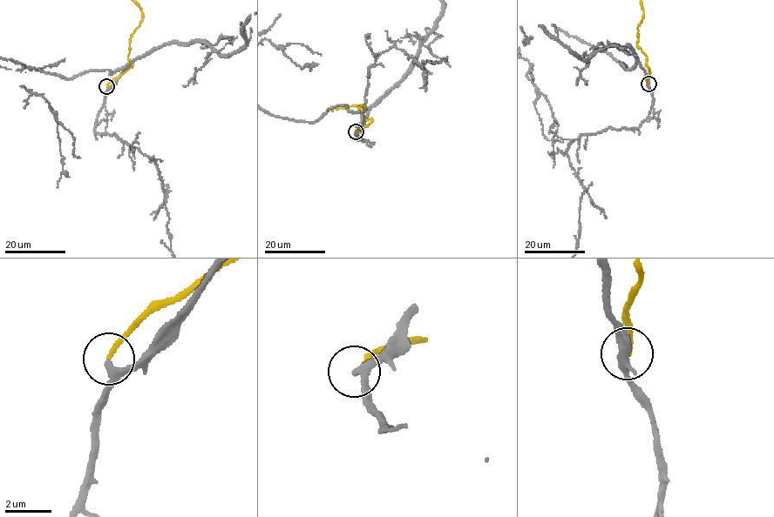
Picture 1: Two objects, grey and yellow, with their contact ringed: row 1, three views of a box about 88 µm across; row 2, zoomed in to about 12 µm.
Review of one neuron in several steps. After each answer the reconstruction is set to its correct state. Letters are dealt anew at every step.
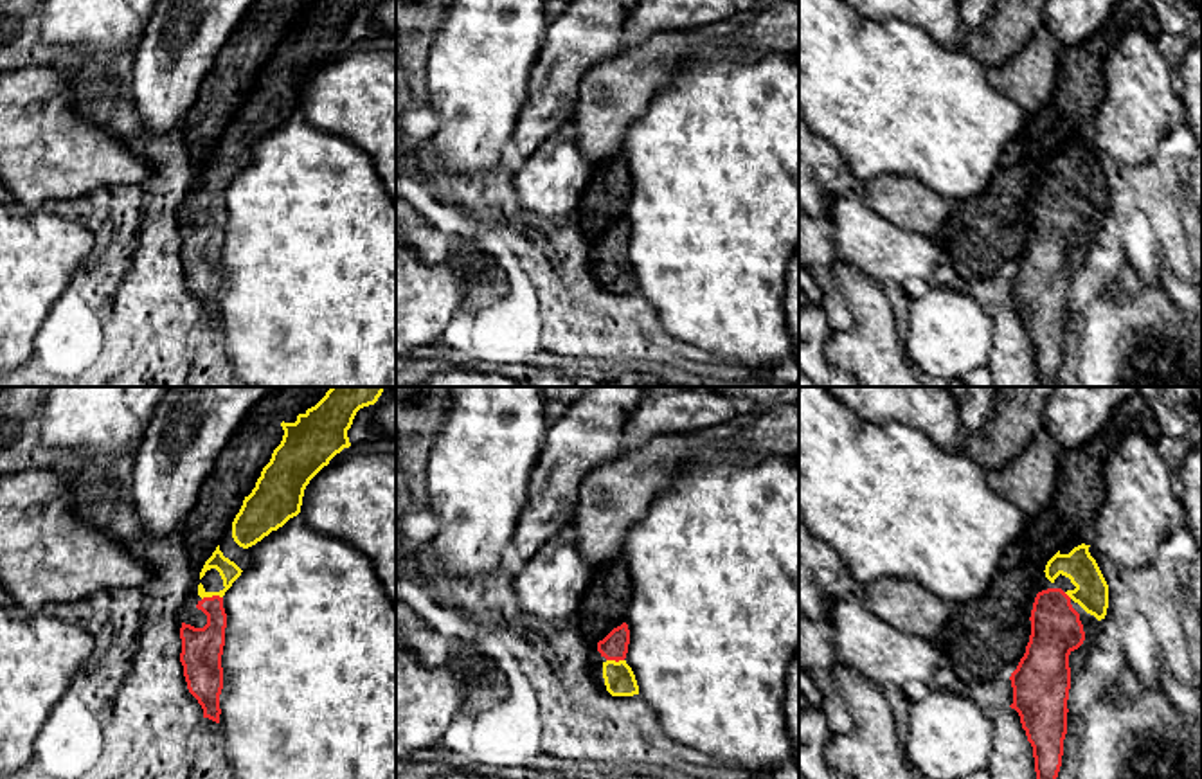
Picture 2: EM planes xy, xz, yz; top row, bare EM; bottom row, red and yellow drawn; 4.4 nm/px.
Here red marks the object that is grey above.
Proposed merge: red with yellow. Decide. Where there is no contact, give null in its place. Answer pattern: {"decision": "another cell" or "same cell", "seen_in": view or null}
{"decision": "same cell", "seen_in": "xy"}

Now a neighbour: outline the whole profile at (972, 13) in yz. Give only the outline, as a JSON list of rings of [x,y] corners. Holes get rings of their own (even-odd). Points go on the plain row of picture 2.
[[[955,0],[964,31],[977,29],[991,9],[991,0]]]

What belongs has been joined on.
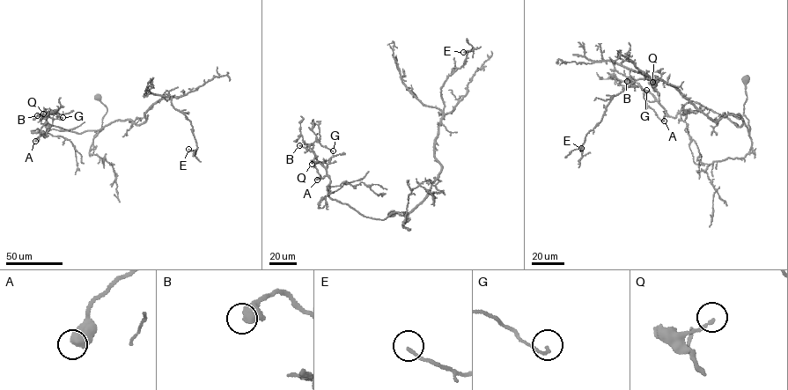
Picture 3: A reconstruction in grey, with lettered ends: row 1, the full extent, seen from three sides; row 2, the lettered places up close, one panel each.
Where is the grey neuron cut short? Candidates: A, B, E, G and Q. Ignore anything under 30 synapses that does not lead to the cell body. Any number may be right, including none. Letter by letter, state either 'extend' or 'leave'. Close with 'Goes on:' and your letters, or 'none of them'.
A: leave
B: leave
E: leave
G: leave
Q: leave
Goes on: none of them

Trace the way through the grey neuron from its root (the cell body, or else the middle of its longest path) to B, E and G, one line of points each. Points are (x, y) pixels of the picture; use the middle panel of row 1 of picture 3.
B: (392, 215), (409, 219), (367, 217), (332, 200), (326, 168), (299, 145)
E: (392, 215), (406, 211), (408, 222), (440, 172), (433, 146), (440, 87), (473, 49), (463, 52)
G: (392, 215), (409, 219), (367, 217), (329, 196), (312, 143), (333, 150)

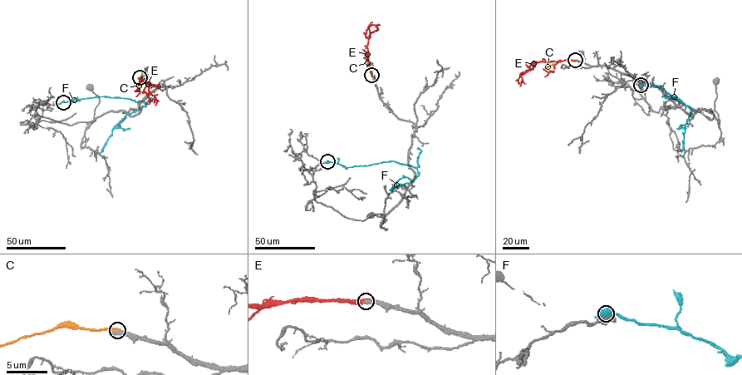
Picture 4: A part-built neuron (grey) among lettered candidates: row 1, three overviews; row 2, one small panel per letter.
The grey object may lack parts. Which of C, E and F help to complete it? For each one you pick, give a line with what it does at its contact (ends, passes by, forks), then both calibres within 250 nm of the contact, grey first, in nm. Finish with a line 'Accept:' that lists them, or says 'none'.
E: it ends there; 420 nm thick on the grey side, 550 nm on the other
Accept: E

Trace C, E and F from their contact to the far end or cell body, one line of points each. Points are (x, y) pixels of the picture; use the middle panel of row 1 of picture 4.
C: (371, 76), (365, 50)
E: (371, 75), (368, 39), (365, 36), (369, 26), (377, 24)
F: (327, 161), (348, 167), (394, 161), (416, 169), (419, 174), (414, 181), (395, 185), (390, 190)

